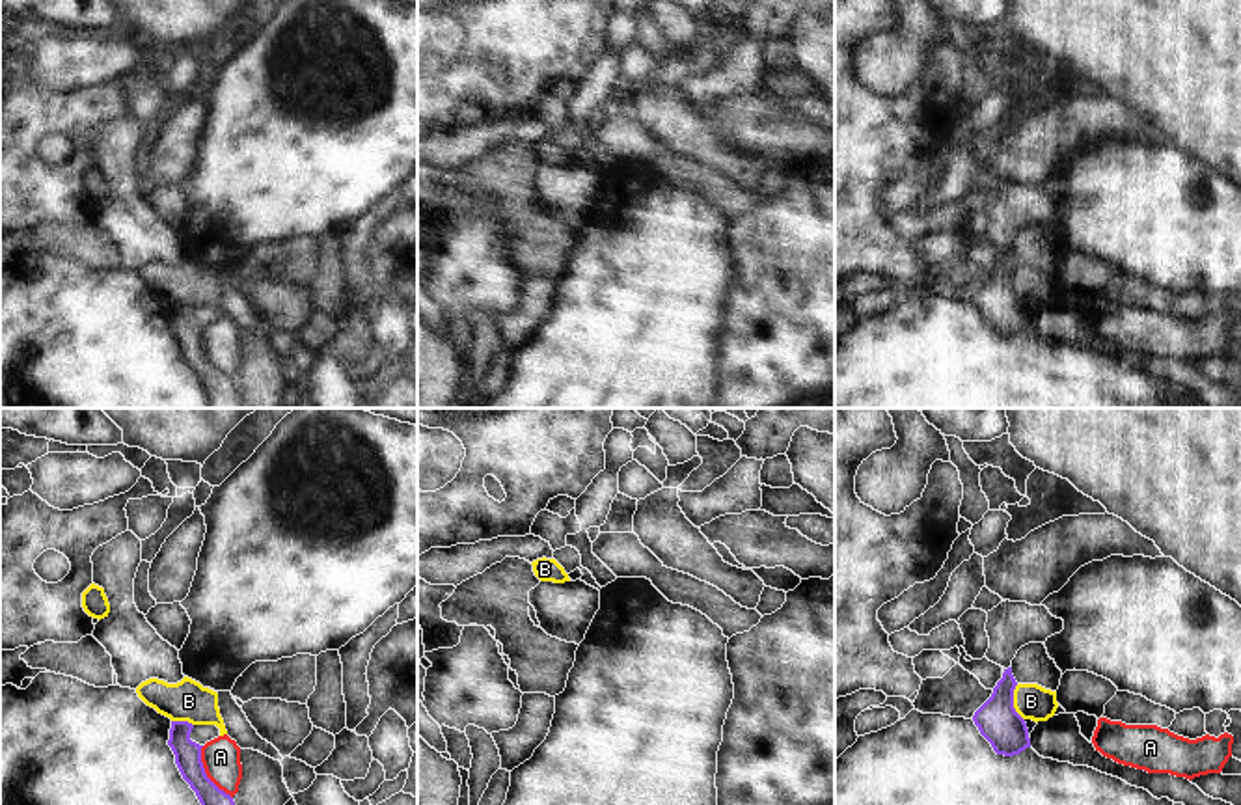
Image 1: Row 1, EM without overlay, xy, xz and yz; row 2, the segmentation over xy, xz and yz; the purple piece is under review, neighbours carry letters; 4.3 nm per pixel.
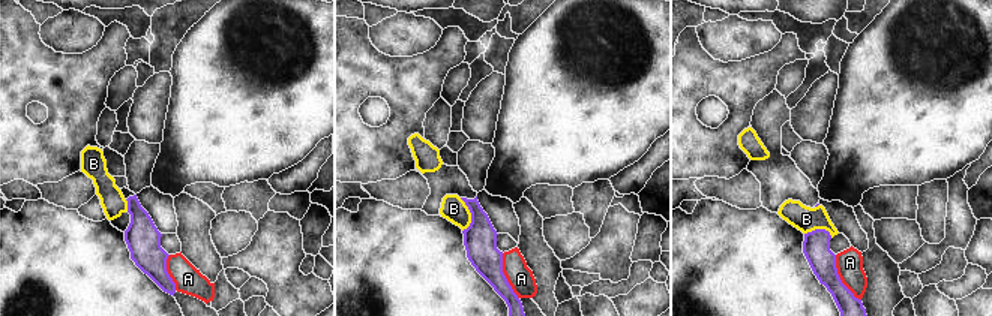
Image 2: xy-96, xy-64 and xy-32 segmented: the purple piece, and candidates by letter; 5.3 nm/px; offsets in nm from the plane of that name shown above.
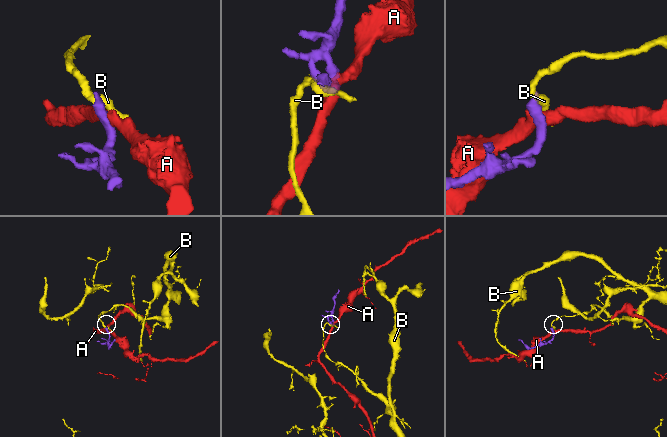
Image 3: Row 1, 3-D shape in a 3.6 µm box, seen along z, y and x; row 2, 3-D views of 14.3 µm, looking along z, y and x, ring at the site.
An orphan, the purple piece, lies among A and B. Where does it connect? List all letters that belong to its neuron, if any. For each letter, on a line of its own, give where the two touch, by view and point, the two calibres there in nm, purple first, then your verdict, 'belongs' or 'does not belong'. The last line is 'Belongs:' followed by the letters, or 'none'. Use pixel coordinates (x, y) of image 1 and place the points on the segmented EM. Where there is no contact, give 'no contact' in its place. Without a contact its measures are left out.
A: meets purple in xy at (205, 774); 110 nm thick on the purple side, 170 nm on the other; does not belong
B: meets purple in yz at (1012, 703); 180 nm thick on the purple side, 160 nm on the other; does not belong
Belongs: none

